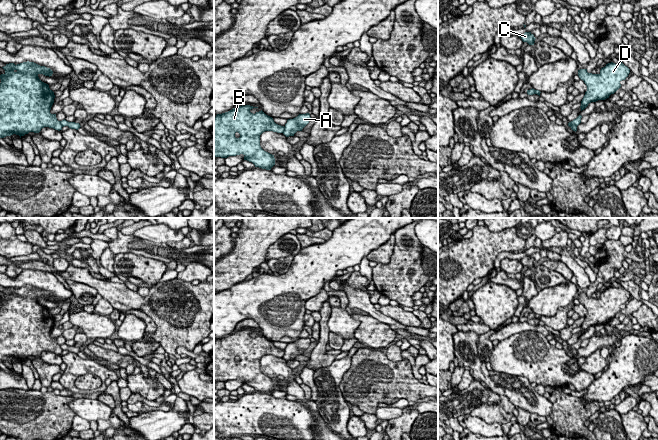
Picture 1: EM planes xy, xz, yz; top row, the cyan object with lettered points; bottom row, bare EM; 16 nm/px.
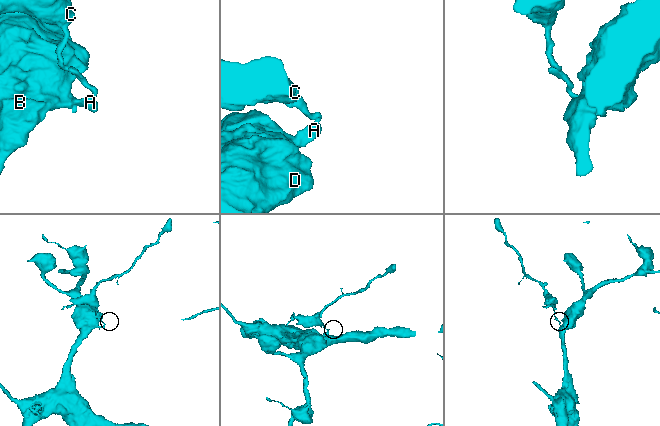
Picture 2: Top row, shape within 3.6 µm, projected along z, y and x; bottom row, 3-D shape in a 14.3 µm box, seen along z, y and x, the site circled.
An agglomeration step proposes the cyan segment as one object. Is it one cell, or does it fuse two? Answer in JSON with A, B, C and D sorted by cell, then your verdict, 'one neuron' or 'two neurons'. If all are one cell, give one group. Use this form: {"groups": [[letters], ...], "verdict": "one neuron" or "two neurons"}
{"groups": [["A", "C"], ["B", "D"]], "verdict": "two neurons"}

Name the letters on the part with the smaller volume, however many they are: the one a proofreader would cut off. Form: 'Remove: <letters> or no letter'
Remove: A, C

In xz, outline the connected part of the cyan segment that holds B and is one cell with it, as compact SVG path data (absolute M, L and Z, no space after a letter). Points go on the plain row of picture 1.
M245 329L245 330L239 330L237 332L233 332L232 334L222 337L222 338L217 338L216 341L214 342L214 381L221 381L221 382L227 382L229 380L236 380L236 379L240 379L243 378L244 379L244 384L247 384L249 386L252 386L255 391L259 391L262 393L266 393L266 394L271 394L271 392L275 389L275 382L274 379L264 375L261 370L260 370L260 359L265 356L265 355L273 355L273 356L277 356L277 357L283 357L285 354L284 350L278 349L274 346L273 342L266 339L262 334L259 336L256 336L255 338L251 337L250 334L253 332L258 332L258 331L253 331L250 329Z

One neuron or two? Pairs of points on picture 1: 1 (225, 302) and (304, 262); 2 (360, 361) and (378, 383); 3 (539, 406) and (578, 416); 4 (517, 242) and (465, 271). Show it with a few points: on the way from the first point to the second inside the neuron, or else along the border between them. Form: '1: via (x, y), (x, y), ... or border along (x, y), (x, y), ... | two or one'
1: via (245, 300), (270, 298), (286, 282) | one
2: via (365, 366), (371, 372), (373, 378) | one
3: border along (548, 399), (552, 405), (551, 414) | two
4: via (504, 242), (493, 243), (478, 258) | one

